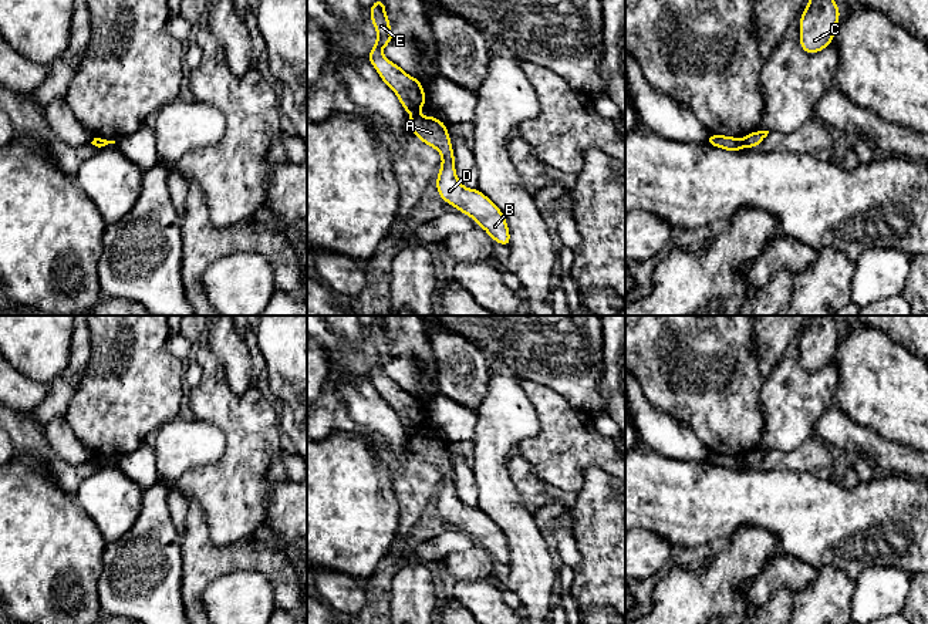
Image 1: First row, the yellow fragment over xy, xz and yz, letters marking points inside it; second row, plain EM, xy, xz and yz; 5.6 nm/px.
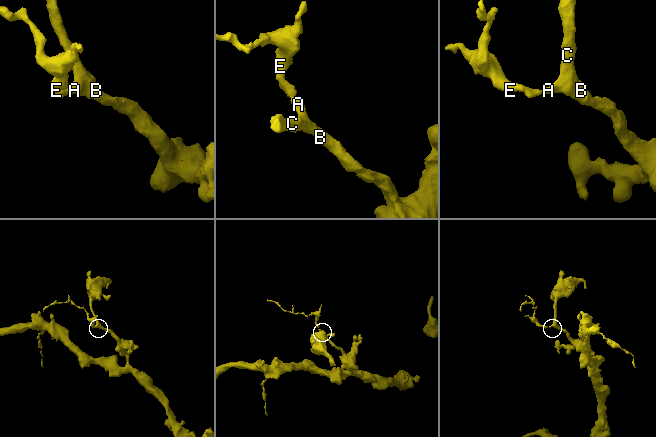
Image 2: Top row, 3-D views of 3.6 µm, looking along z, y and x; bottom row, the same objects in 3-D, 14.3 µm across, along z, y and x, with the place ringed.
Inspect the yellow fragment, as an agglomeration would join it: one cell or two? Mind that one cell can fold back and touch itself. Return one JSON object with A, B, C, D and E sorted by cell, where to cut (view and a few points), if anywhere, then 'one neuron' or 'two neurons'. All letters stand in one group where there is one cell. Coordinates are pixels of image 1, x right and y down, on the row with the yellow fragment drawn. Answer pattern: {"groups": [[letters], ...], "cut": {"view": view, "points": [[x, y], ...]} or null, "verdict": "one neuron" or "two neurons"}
{"groups": [["A", "B", "C", "D"], ["E"]], "cut": {"view": "yz", "points": [[741, 140], [743, 145]]}, "verdict": "two neurons"}

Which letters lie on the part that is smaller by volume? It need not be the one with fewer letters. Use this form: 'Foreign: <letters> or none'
Foreign: E

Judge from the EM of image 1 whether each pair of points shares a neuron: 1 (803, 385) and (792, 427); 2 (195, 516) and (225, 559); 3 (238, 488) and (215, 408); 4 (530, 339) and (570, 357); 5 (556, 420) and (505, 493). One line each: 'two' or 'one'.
1: one
2: one
3: one
4: one
5: two

